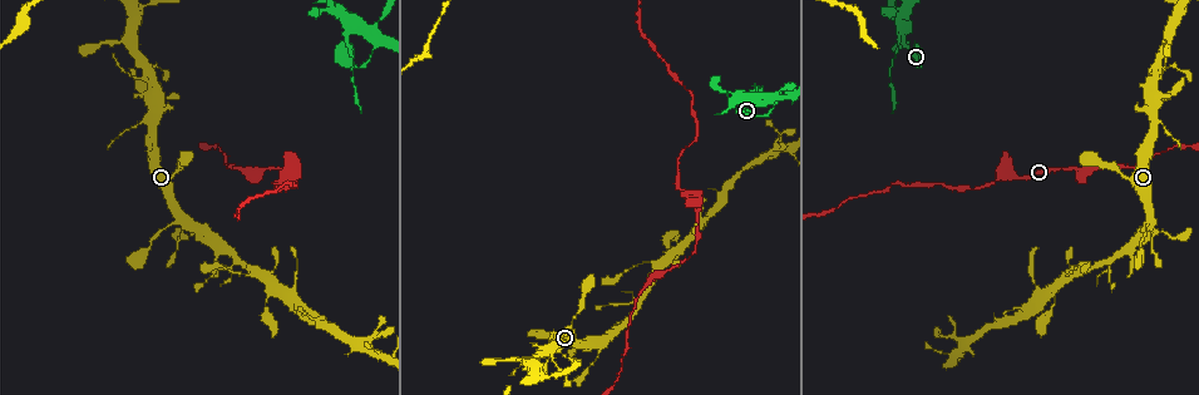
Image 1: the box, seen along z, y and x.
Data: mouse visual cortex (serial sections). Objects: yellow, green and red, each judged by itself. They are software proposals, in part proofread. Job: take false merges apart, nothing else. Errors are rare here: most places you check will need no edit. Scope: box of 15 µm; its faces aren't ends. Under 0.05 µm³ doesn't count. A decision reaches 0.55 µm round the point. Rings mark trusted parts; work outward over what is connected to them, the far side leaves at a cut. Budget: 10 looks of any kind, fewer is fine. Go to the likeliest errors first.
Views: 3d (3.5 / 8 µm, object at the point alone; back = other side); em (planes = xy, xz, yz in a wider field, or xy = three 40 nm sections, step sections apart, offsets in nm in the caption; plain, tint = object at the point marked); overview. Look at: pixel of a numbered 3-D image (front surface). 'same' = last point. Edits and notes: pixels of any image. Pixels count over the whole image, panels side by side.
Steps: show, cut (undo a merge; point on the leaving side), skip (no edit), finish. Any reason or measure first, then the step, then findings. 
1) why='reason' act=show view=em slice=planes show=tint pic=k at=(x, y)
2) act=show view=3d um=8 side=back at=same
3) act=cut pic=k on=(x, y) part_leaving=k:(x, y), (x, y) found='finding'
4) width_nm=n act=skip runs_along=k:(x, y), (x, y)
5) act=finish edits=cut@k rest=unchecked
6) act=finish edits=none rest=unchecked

act=show view=3d um=3.5 pic=1 at=(101, 43)

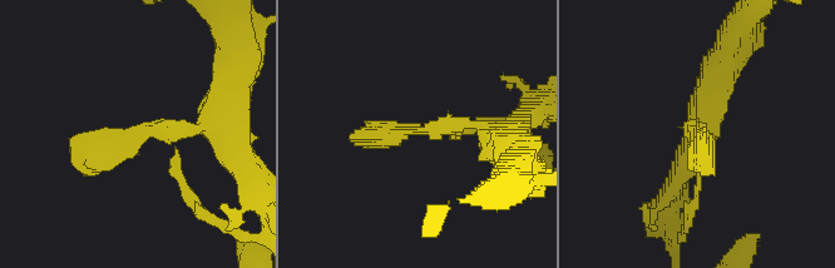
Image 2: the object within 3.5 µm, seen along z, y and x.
why='now the EM' act=show view=em slice=xy step=3 show=tint pic=2 at=(420, 133)

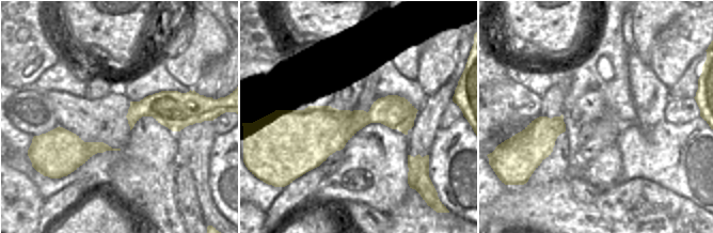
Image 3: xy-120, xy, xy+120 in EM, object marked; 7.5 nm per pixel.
act=skip runs_along=2:(225, 127), (74, 138) found='continuous, no second cell'

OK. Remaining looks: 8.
why='side arm on a straight run' act=show view=3d um=3.5 side=back pic=1 at=(661, 266)

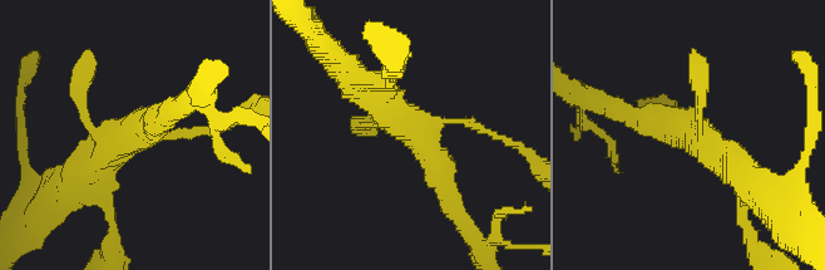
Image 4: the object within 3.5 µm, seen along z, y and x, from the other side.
why='need the tissue' act=show view=em slice=planes show=plain pic=4 at=(686, 130)

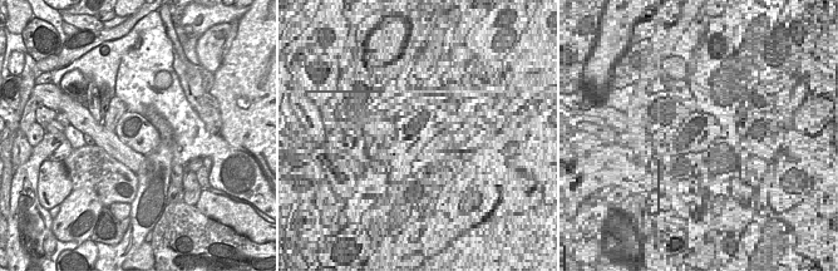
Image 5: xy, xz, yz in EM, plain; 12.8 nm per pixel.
act=show view=em slice=planes show=tint at=same

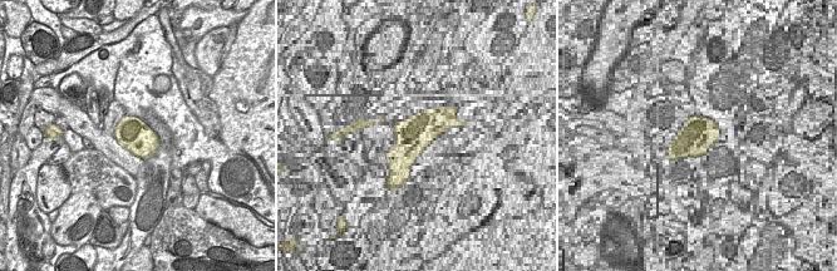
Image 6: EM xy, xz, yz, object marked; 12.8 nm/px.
act=skip runs_along=4:(450, 204), (426, 146), (365, 88) found='continuous, no second cell'

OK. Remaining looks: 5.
why='thick turns thin' act=show view=3d um=3.5 pic=1 at=(1004, 174)

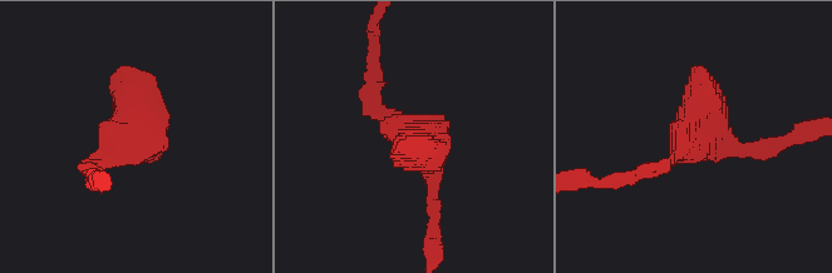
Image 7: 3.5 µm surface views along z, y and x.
act=show view=em slice=xy step=5 show=plain pic=7 at=(701, 144)

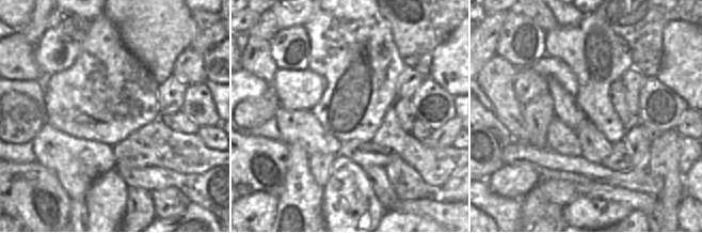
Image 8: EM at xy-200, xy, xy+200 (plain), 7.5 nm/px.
act=show view=em slice=xy step=5 show=tint at=same

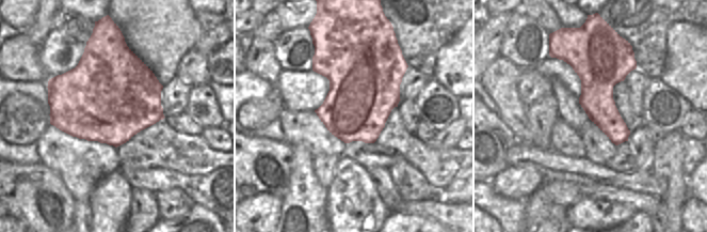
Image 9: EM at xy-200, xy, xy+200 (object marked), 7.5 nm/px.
act=skip runs_along=7:(434, 224), (423, 144), (373, 89) found='all the same cell'

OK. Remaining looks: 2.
why='a narrow waist' act=show view=3d um=3.5 pic=1 at=(151, 248)

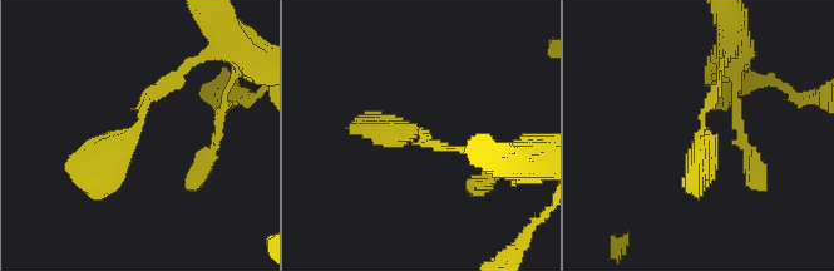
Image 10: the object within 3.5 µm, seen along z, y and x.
arm_widths_nm=100,350 act=show view=em slice=xy step=3 show=tint pic=10 at=(140, 124)

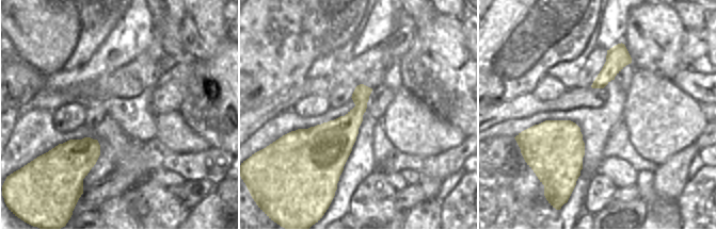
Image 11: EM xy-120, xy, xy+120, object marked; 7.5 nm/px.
width_nm=260 act=skip runs_along=10:(186, 64), (117, 153), (70, 168) found='continuous, no second cell'

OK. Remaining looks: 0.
act=finish edits=none rest=unchecked

